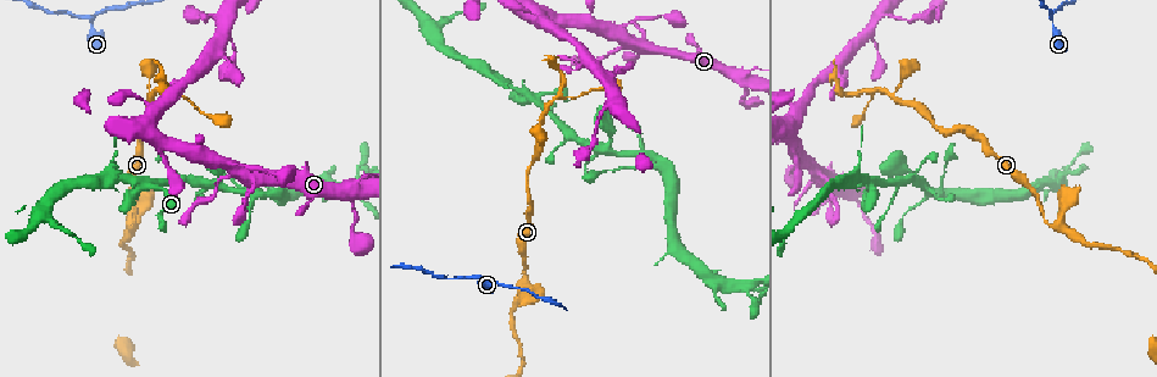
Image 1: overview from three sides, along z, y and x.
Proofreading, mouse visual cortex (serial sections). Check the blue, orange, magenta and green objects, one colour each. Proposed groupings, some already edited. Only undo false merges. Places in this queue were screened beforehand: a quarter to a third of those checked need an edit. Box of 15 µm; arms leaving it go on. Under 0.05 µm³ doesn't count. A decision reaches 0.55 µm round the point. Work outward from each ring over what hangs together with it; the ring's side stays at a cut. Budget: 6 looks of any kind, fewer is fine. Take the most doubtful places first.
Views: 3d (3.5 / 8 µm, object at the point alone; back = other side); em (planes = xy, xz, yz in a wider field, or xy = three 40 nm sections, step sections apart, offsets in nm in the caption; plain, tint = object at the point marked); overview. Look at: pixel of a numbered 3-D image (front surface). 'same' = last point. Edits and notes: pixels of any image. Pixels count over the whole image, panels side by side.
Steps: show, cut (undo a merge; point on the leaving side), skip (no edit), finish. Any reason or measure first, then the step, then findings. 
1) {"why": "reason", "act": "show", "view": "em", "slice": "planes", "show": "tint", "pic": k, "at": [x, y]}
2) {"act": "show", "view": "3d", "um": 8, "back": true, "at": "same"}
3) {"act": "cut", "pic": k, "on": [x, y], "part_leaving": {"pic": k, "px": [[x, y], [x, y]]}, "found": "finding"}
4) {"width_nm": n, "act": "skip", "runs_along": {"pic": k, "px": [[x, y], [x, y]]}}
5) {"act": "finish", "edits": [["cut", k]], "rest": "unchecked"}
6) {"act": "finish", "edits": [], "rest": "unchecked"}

{"why": "abrupt turn", "act": "show", "view": "3d", "um": 3.5, "pic": 1, "at": [90, 19]}

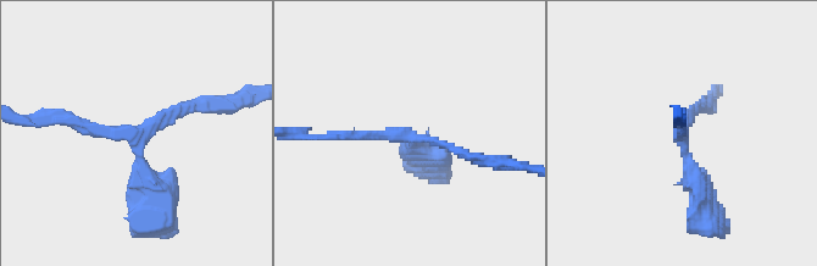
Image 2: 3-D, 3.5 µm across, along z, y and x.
{"arms": 3, "arm_widths_nm": [150, 150, 300], "why": "need the tissue", "act": "show", "view": "em", "slice": "xy", "step": 1, "show": "tint", "pic": 2, "at": [403, 135]}

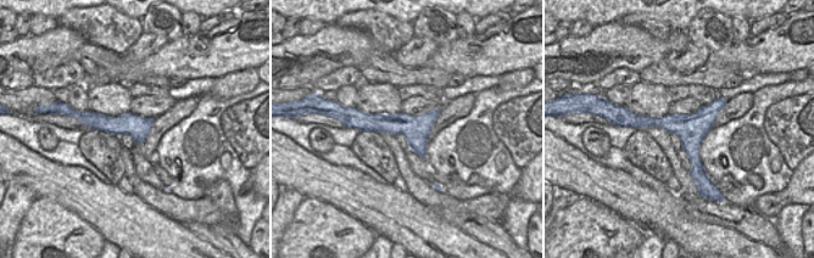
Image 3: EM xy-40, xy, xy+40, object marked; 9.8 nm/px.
{"act": "skip", "runs_along": {"pic": 3, "px": [[721, 101], [700, 122], [628, 121]]}, "found": "one cell here"}

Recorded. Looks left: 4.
{"why": "branch point", "act": "show", "view": "3d", "um": 3.5, "back": true, "pic": 1, "at": [871, 89]}

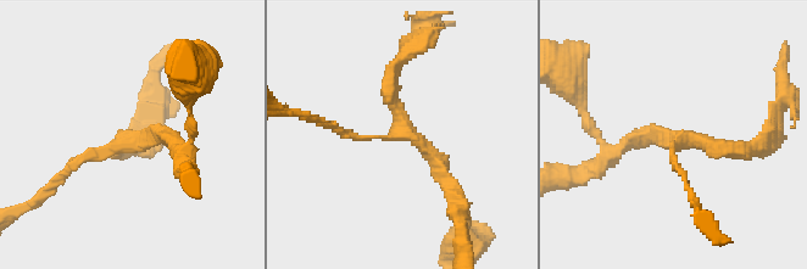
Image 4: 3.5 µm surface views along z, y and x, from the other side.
{"arms": 3, "arm_widths_nm": [100, 200, 200], "act": "show", "view": "em", "slice": "xy", "step": 1, "show": "tint", "pic": 4, "at": [676, 141]}

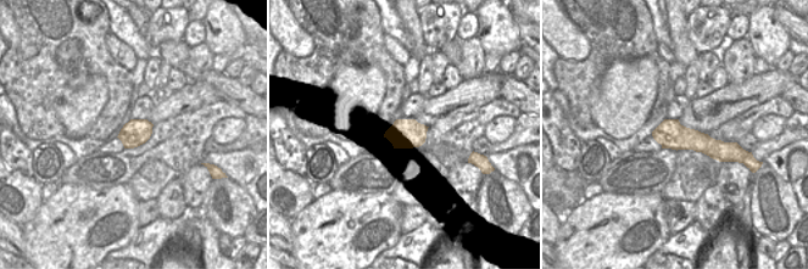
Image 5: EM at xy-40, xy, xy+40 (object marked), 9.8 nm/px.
{"width_nm": 280, "act": "skip", "runs_along": {"pic": 4, "px": [[179, 149], [152, 134], [66, 172]]}, "found": "one cell here"}

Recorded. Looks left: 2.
{"why": "looks like a crossing", "act": "show", "view": "3d", "um": 3.5, "pic": 1, "at": [131, 228]}

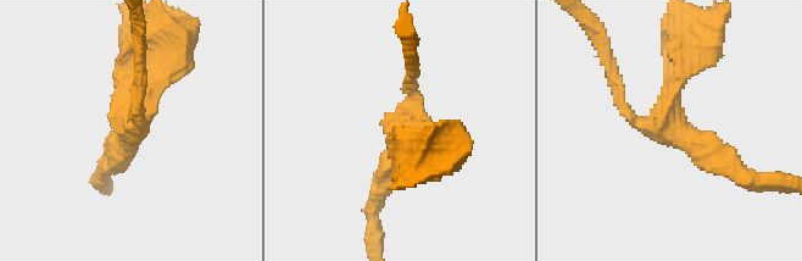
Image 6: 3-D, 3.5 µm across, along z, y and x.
{"arms": 4, "arm_widths_nm": [150, 250, 250, 350], "act": "show", "view": "em", "slice": "xy", "step": 5, "show": "tint", "pic": 6, "at": [670, 126]}

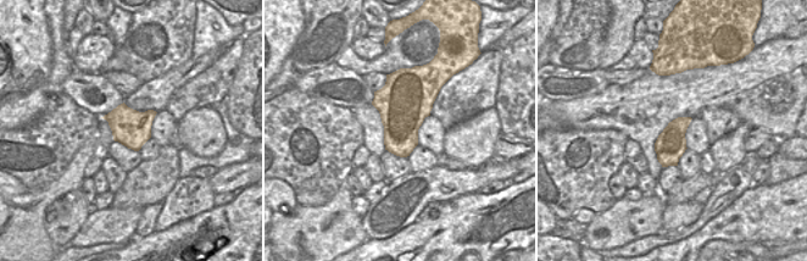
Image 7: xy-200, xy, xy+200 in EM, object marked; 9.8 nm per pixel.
{"act": "skip", "runs_along": {"pic": 6, "px": [[413, 73], [406, 127], [443, 142]]}, "found": "all the same cell"}

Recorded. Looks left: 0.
{"act": "finish", "edits": [], "rest": "unchecked"}

